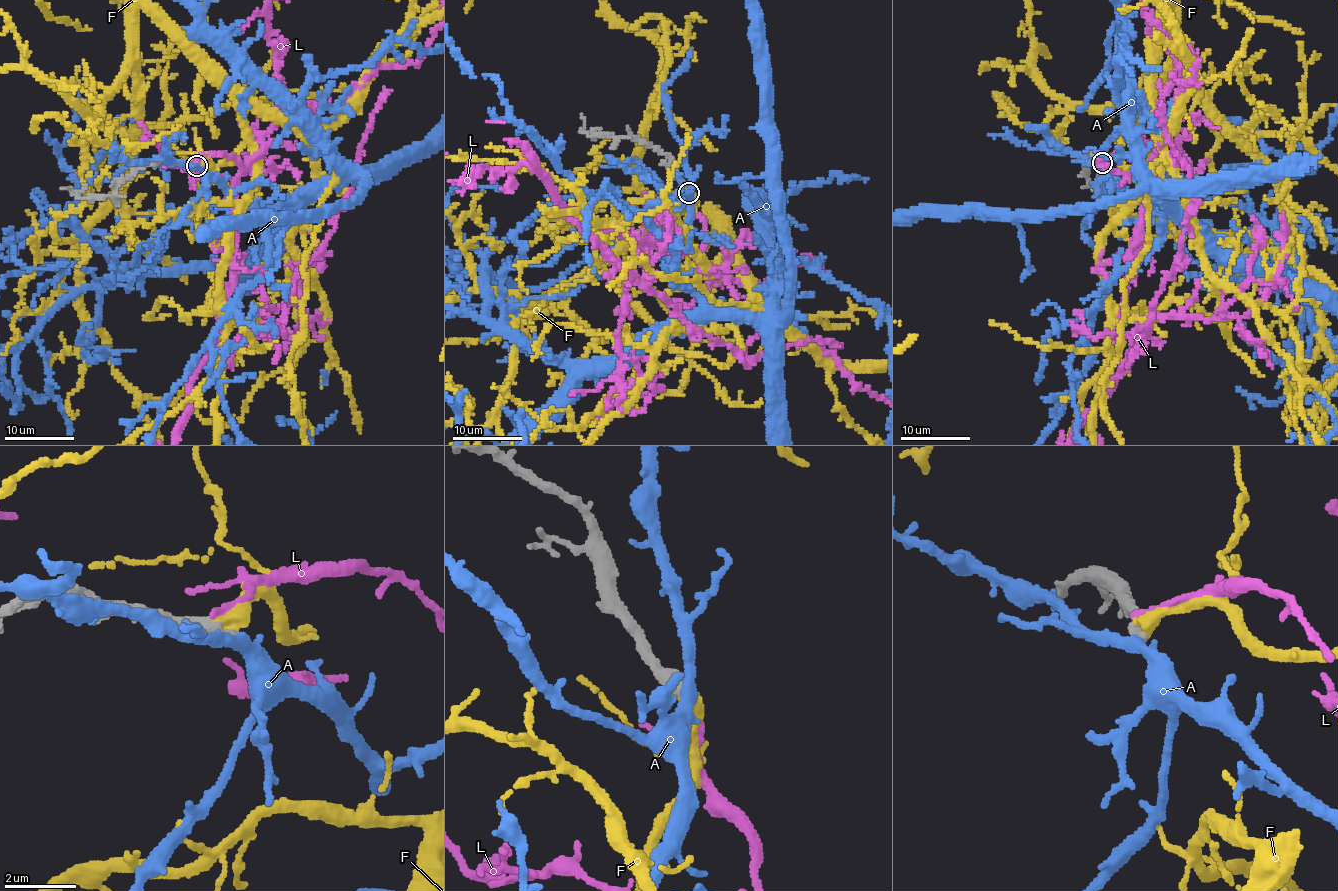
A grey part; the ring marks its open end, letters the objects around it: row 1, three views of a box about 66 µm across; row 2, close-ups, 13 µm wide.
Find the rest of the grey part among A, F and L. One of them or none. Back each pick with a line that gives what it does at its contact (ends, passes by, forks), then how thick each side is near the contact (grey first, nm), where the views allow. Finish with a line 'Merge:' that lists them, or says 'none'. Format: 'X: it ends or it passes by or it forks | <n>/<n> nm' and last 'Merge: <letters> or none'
F: it ends | 500/440 nm
Merge: F

